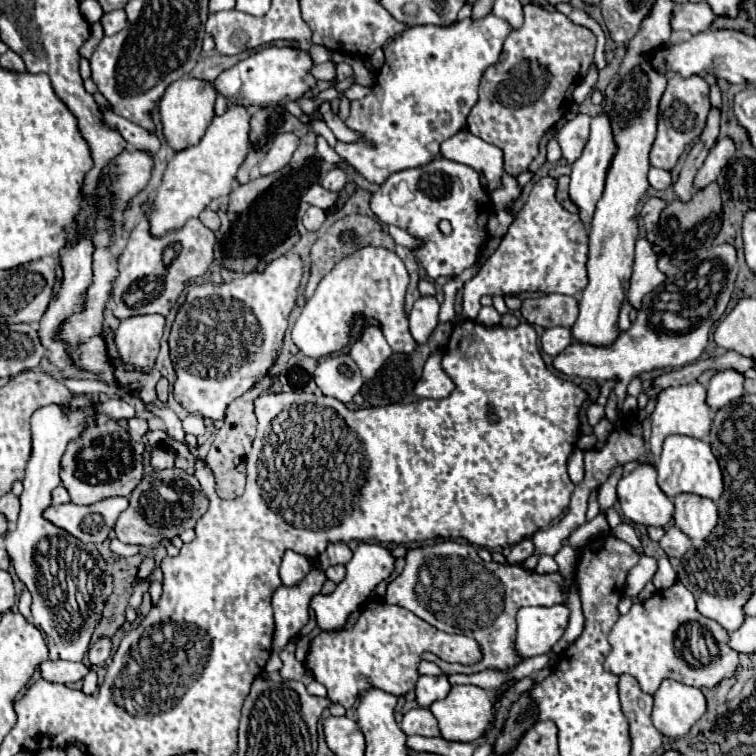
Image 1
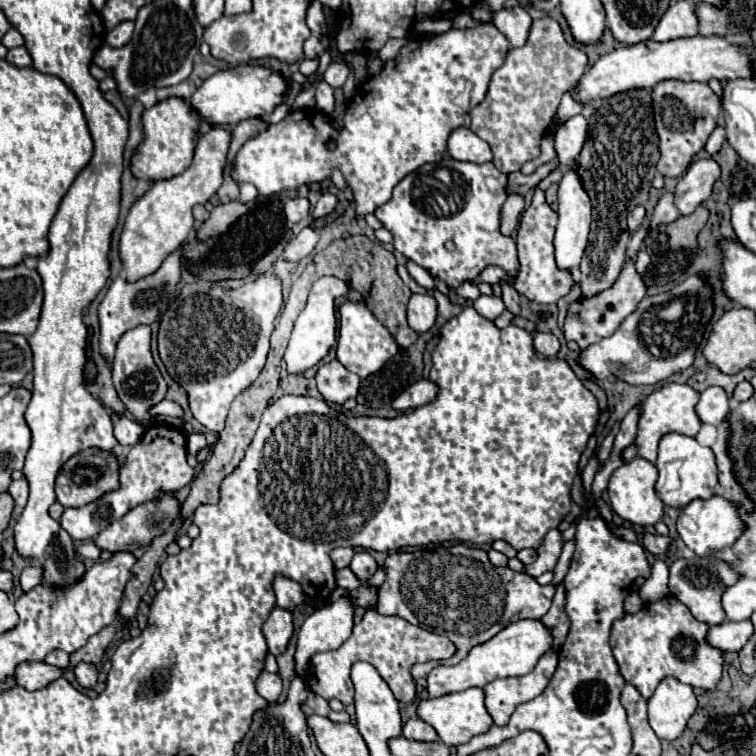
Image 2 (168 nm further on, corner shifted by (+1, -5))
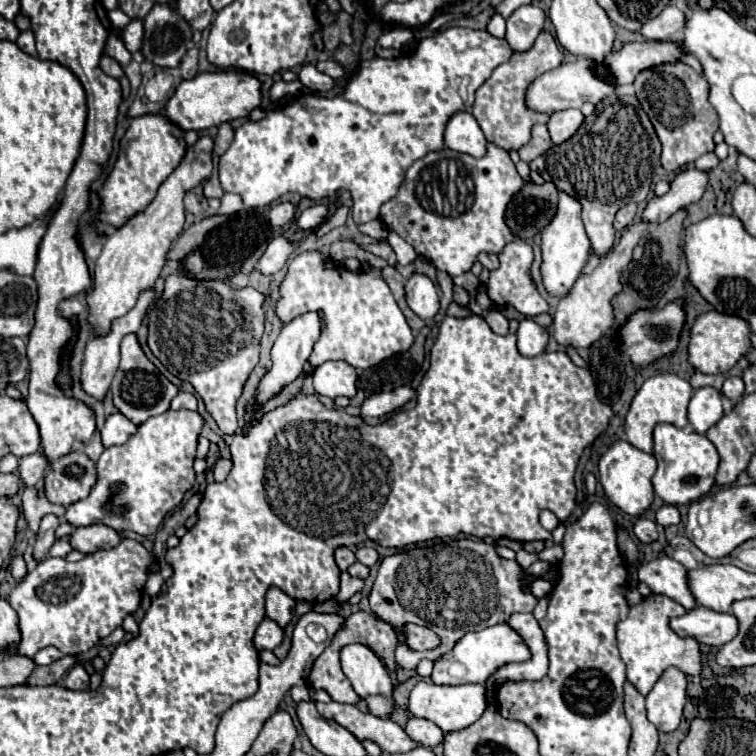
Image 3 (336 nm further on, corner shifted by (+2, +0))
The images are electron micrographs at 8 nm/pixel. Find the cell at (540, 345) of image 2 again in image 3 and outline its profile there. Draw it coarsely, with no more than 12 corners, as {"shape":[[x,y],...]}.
{"shape":[[521,320],[517,348],[523,356],[545,350],[549,334],[533,320]]}

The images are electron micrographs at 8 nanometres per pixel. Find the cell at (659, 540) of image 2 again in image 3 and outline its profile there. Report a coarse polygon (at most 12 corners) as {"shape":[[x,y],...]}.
{"shape":[[639,518],[633,534],[651,544],[657,540],[653,520]]}

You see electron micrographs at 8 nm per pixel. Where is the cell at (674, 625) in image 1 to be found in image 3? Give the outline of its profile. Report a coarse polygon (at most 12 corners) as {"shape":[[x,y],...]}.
{"shape":[[651,594],[617,624],[627,680],[643,696],[669,666],[699,676],[699,642],[667,620],[687,610]]}

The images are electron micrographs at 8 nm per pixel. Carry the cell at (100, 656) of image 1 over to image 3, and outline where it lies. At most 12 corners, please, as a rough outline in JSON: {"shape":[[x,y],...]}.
{"shape":[[73,666],[65,678],[71,690],[87,690],[89,674],[85,666]]}

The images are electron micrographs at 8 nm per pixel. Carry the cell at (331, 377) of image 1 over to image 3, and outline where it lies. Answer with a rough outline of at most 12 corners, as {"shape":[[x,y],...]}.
{"shape":[[329,360],[313,370],[315,392],[353,398],[355,368]]}

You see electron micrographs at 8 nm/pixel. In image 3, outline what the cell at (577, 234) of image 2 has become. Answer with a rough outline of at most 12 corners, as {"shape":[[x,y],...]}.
{"shape":[[559,192],[541,234],[541,274],[567,294],[589,258],[577,198]]}

